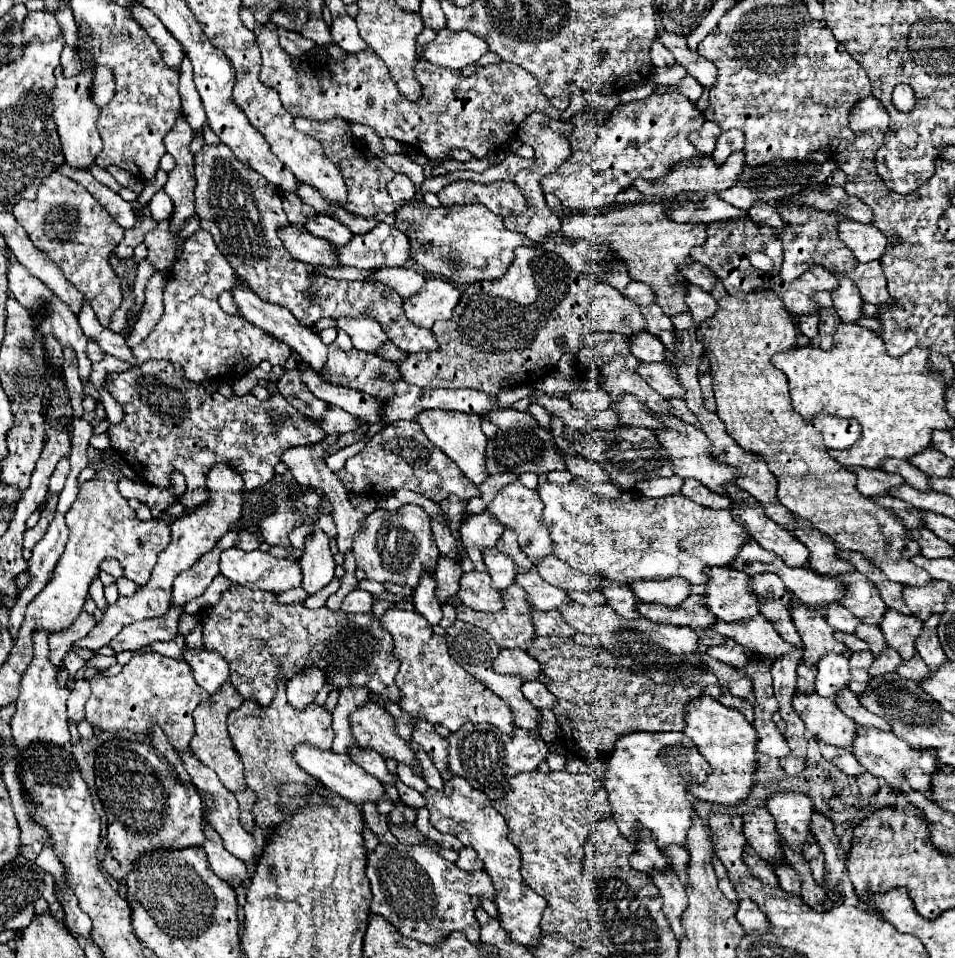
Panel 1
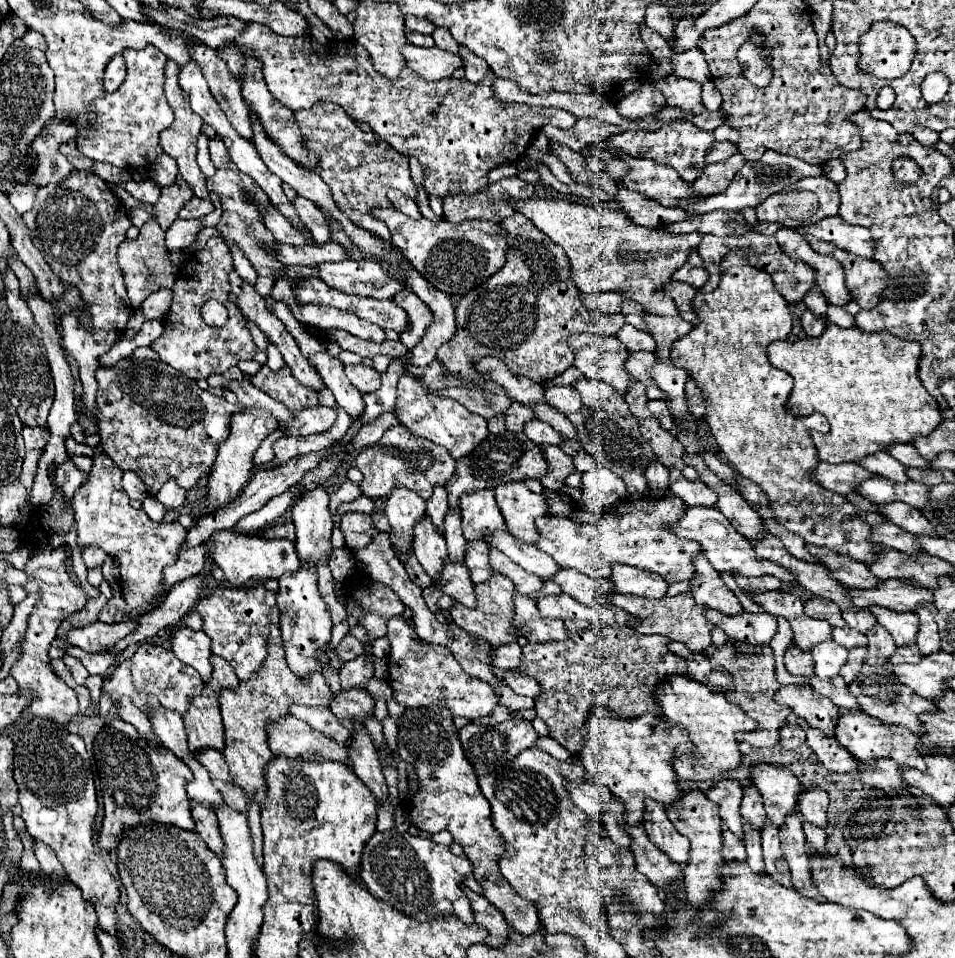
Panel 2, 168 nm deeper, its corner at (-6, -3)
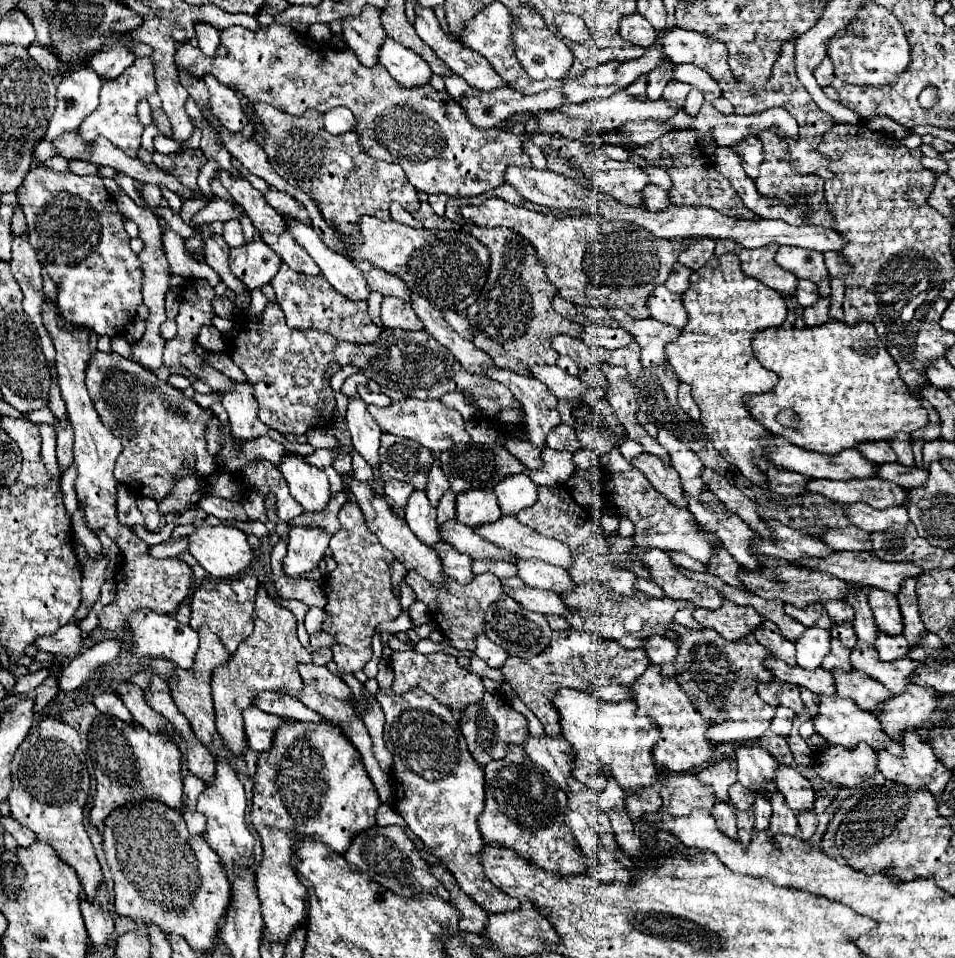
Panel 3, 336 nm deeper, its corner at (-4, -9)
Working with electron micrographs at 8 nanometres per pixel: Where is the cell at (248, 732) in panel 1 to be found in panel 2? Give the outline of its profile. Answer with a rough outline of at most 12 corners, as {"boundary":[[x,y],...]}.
{"boundary":[[279,626],[261,672],[221,692],[225,762],[267,792],[269,722],[291,704],[331,706],[323,674],[297,678]]}

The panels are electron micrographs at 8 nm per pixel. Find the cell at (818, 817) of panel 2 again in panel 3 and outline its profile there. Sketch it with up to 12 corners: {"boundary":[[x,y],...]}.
{"boundary":[[779,764],[775,788],[793,812],[813,808],[811,782]]}

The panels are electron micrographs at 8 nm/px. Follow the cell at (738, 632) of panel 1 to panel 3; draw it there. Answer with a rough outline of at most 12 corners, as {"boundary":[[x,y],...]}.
{"boundary":[[727,600],[717,610],[695,608],[701,626],[727,640],[747,636],[763,622],[753,608]]}

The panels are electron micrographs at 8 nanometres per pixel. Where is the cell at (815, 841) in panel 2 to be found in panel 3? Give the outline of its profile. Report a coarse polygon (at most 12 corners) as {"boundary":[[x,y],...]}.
{"boundary":[[815,812],[797,814],[801,838],[809,840],[817,828]]}

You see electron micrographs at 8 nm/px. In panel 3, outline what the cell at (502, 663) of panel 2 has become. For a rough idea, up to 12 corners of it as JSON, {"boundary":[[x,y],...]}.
{"boundary":[[485,634],[475,636],[475,654],[491,668],[501,668],[505,650]]}

